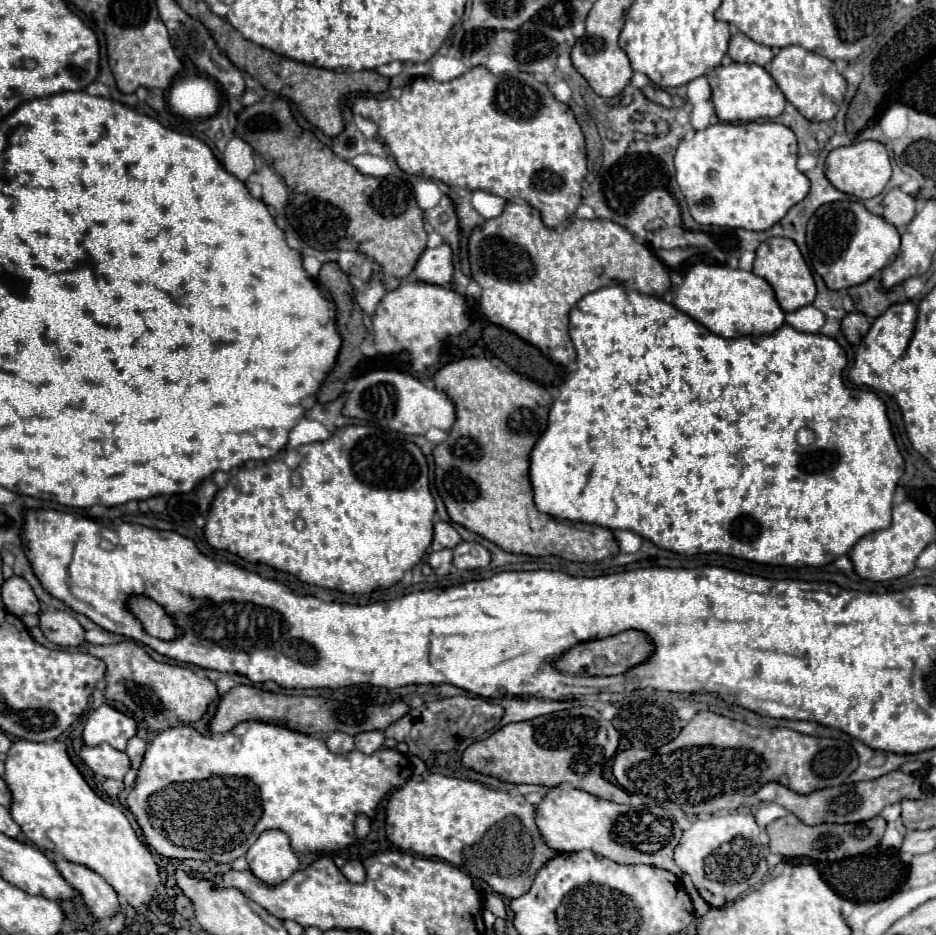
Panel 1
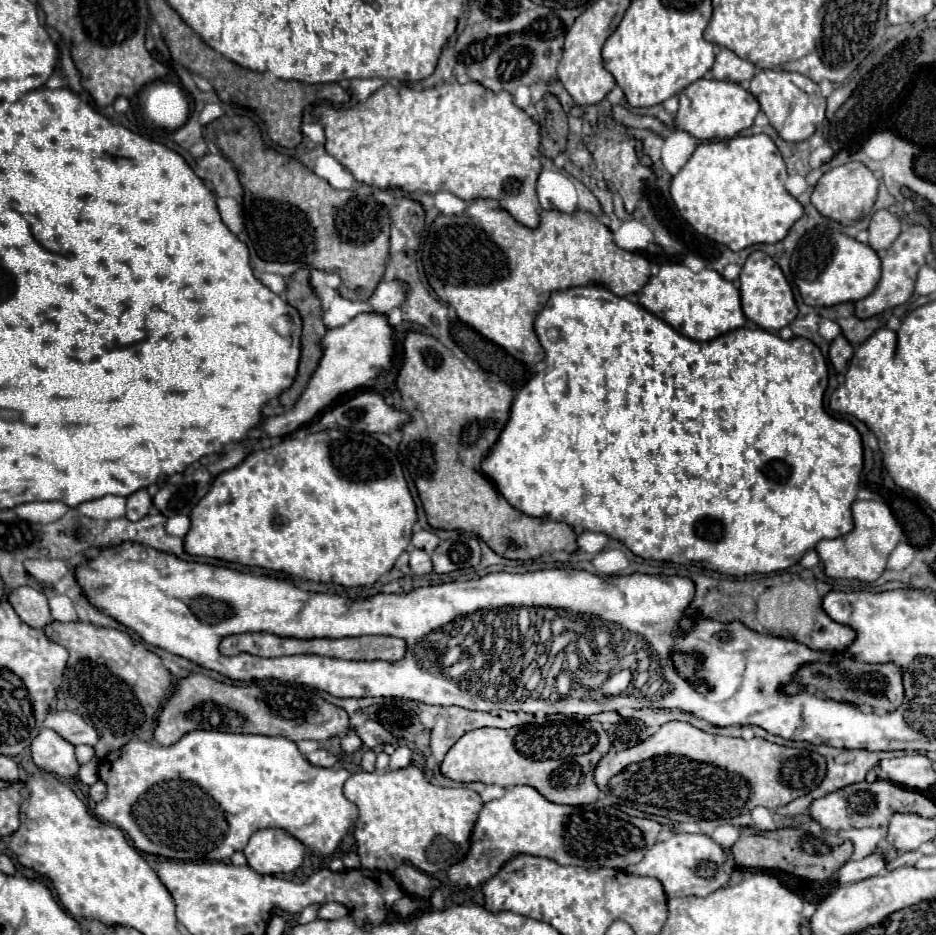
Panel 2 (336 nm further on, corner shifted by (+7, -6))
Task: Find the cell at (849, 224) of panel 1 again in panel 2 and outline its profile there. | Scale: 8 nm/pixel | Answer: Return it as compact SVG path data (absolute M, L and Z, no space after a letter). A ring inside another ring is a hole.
M820 225L802 235L798 247L792 253L792 279L800 289L800 295L806 305L812 307L830 307L836 303L858 301L864 295L872 293L880 279L880 257L854 237L844 235L842 231L832 231L830 225Z

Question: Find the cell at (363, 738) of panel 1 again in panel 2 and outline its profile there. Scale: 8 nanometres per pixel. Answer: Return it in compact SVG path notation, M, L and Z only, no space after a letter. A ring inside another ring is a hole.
M348 733L342 737L342 751L344 753L356 753L358 749L362 749L362 739L356 733Z

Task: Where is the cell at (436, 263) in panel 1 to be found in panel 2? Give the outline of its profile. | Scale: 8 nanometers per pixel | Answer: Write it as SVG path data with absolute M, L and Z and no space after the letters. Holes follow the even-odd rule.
M402 279L380 281L374 295L368 299L370 311L388 313L388 311L400 307L406 301L406 295L408 295L408 285Z

